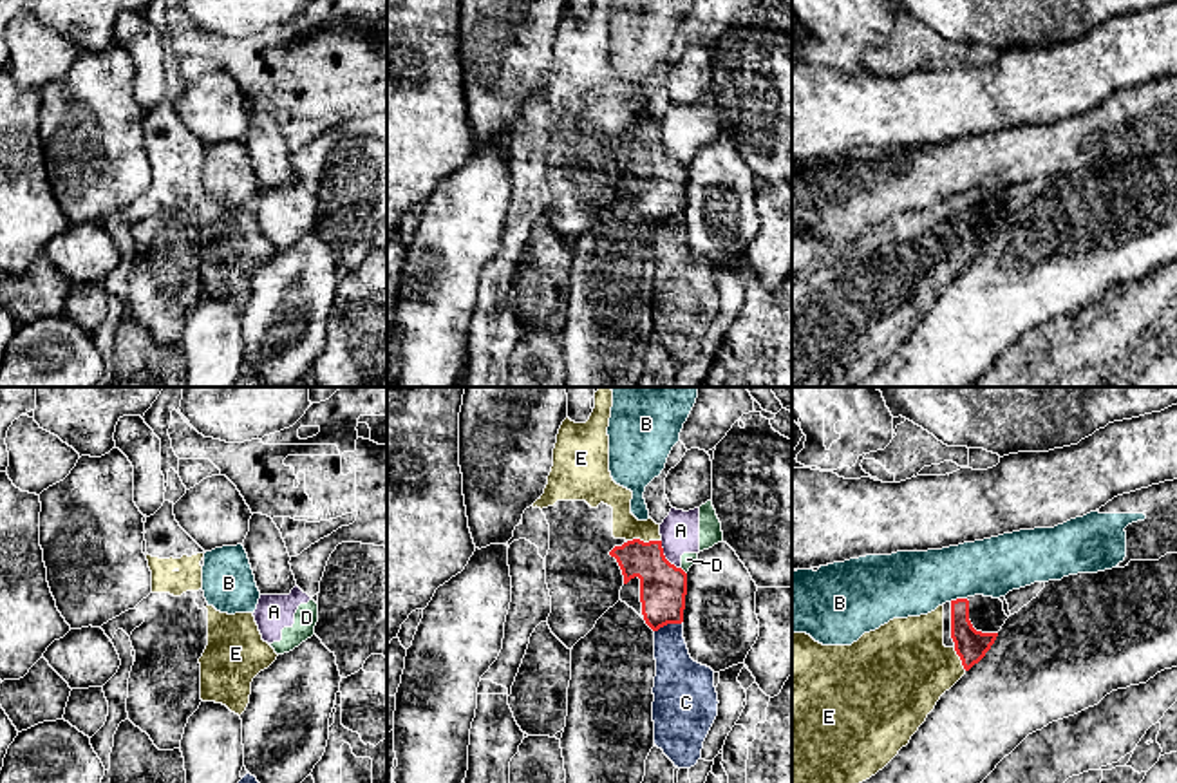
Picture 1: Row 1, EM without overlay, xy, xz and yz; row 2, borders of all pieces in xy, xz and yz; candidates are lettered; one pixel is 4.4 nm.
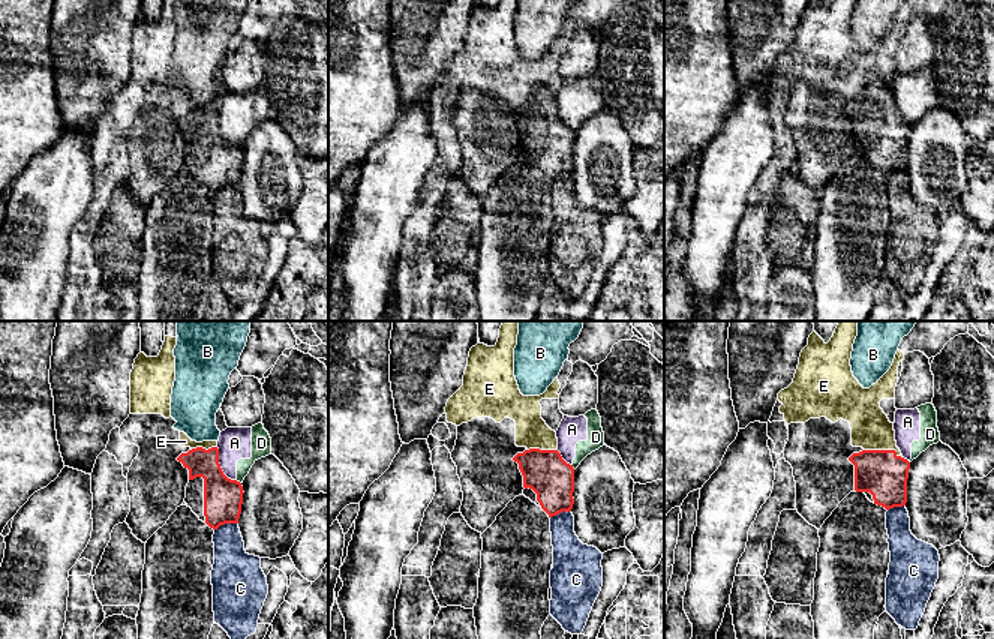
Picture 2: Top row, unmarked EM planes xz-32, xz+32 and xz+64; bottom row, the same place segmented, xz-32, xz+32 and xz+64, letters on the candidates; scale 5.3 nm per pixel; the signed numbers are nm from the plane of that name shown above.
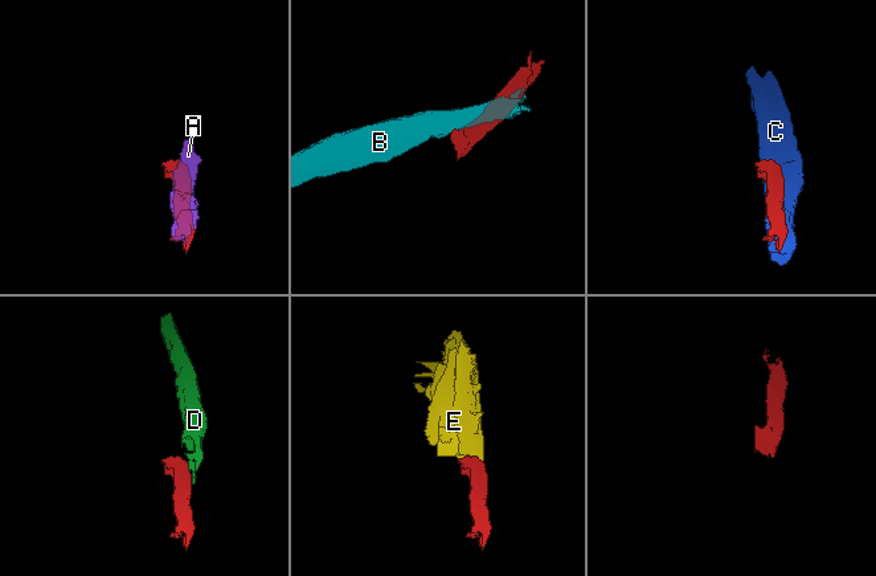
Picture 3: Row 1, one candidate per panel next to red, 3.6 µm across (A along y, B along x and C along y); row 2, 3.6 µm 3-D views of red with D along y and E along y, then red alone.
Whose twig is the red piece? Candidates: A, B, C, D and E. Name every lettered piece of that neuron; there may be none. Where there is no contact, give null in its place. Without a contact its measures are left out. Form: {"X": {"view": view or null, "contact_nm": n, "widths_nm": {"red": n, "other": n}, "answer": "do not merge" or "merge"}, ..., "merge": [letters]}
{"A": {"view": "xz", "contact_nm": 160, "widths_nm": {"red": 200, "other": 180}, "answer": "do not merge"}, "B": {"view": "yz", "contact_nm": 80, "widths_nm": {"red": 140, "other": 300}, "answer": "do not merge"}, "C": {"view": "xz", "contact_nm": 130, "widths_nm": {"red": 200, "other": 200}, "answer": "do not merge"}, "D": {"view": "xz", "contact_nm": 40, "widths_nm": {"red": 200, "other": 60}, "answer": "do not merge"}, "E": {"view": "xz", "contact_nm": 140, "widths_nm": {"red": 200, "other": 110}, "answer": "merge"}, "merge": ["E"]}

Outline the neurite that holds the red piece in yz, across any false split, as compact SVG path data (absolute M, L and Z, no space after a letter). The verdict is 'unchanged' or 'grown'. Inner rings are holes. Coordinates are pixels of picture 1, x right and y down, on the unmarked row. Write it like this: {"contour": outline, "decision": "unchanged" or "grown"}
{"contour": "M967 193L951 195L953 242L944 241L944 199L927 210L893 213L852 241L823 241L806 228L792 228L792 387L850 387L882 365L996 231L973 222Z", "decision": "grown"}

